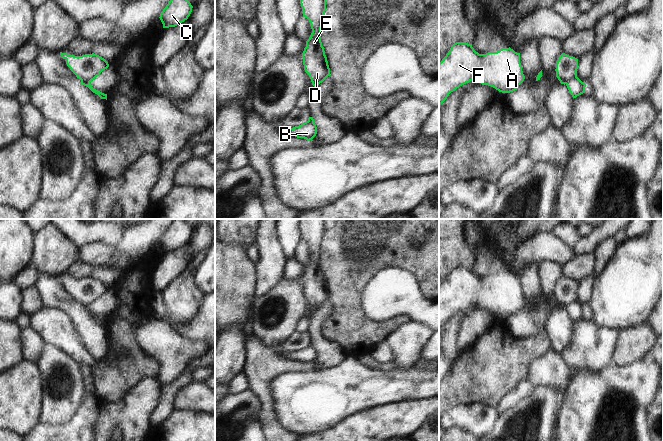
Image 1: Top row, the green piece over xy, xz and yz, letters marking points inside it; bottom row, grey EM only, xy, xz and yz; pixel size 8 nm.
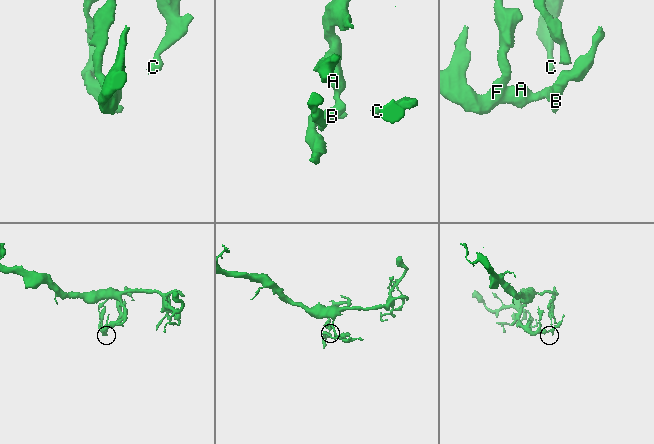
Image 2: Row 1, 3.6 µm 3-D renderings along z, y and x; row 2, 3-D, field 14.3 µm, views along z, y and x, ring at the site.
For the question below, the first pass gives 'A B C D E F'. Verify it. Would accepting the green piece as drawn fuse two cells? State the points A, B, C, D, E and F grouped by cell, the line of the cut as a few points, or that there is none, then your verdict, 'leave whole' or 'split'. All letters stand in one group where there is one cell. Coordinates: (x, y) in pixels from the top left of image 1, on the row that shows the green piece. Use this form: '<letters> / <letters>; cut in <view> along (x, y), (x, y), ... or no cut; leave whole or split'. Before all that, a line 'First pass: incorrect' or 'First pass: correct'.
First pass: incorrect
A C D E F / B; cut in yz along (576, 76), (565, 83); split

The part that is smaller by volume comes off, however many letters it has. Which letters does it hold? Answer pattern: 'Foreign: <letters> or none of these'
Foreign: B

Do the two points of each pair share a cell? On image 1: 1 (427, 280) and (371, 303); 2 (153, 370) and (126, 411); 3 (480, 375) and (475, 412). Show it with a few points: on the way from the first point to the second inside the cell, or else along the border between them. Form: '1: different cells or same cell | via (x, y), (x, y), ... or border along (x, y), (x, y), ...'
1: different cells | border along (400, 268), (411, 273), (420, 292), (428, 299)
2: different cells | border along (156, 377), (144, 378), (129, 392)
3: different cells | border along (495, 407), (482, 404), (461, 404), (453, 408)

